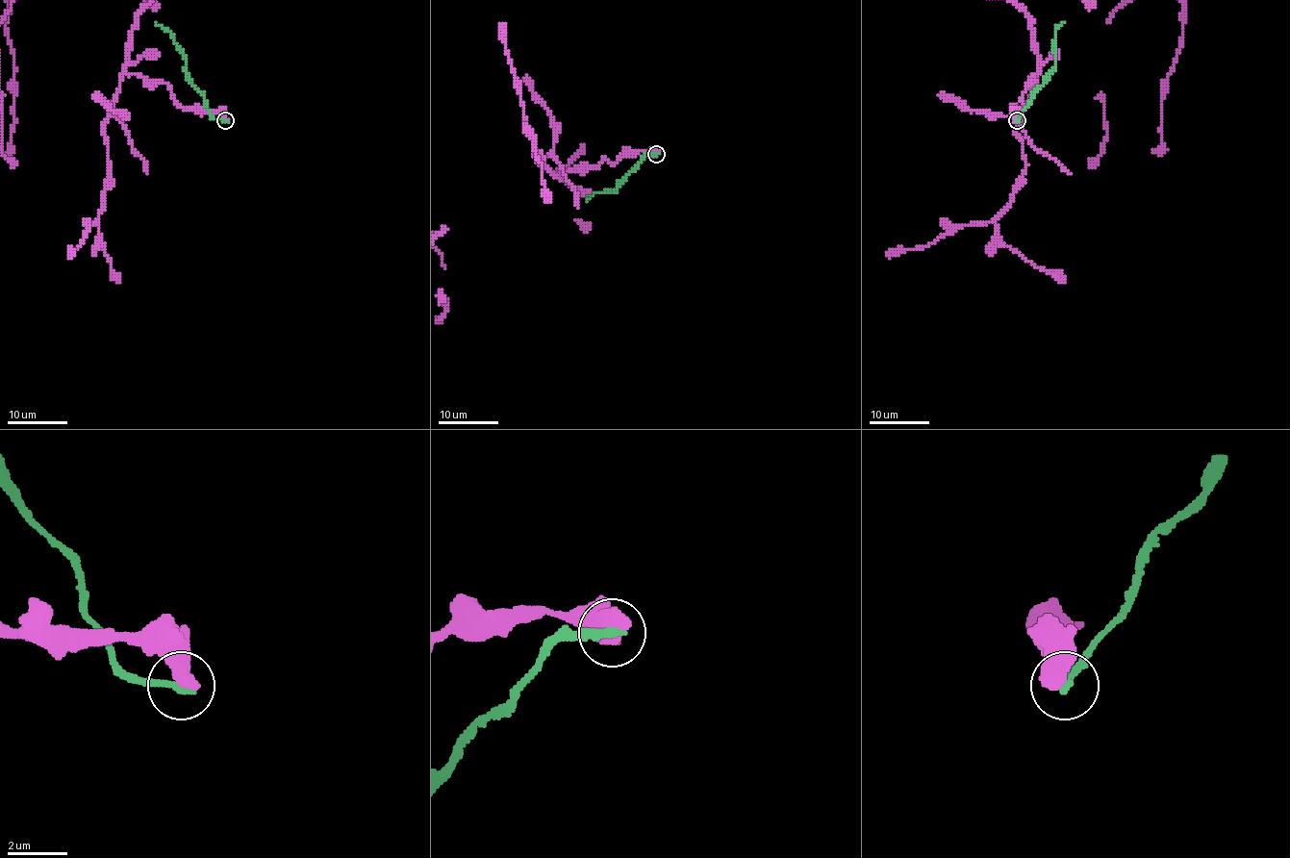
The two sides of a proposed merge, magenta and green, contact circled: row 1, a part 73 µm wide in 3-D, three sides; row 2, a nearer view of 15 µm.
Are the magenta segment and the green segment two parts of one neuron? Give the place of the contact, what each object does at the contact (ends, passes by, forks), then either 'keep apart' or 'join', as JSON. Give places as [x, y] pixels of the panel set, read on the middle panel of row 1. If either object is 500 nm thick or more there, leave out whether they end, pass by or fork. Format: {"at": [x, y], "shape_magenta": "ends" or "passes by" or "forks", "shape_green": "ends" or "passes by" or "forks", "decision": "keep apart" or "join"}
{"at": [656, 154], "decision": "keep apart"}

